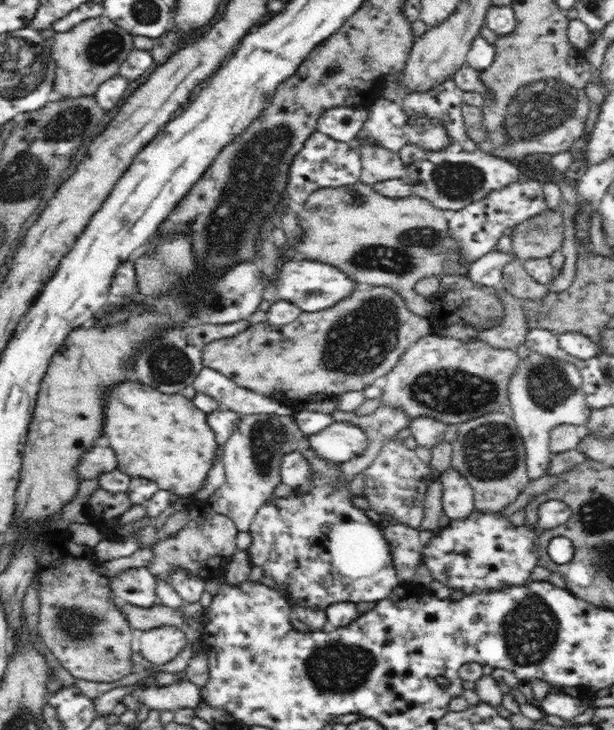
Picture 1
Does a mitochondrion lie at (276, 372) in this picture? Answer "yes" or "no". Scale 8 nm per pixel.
no

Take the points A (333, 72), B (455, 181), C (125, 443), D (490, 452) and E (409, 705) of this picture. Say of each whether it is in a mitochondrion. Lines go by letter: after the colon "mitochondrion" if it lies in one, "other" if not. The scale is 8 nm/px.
A: mitochondrion
B: mitochondrion
C: other
D: mitochondrion
E: other

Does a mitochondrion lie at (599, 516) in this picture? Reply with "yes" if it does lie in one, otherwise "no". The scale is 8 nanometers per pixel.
yes

